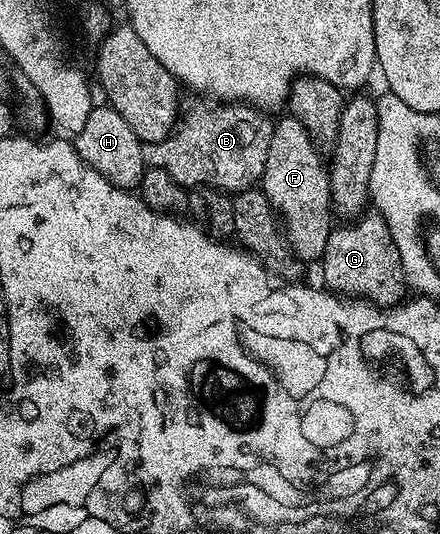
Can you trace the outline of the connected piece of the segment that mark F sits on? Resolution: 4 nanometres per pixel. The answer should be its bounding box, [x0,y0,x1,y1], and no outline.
[259,115,333,263]

